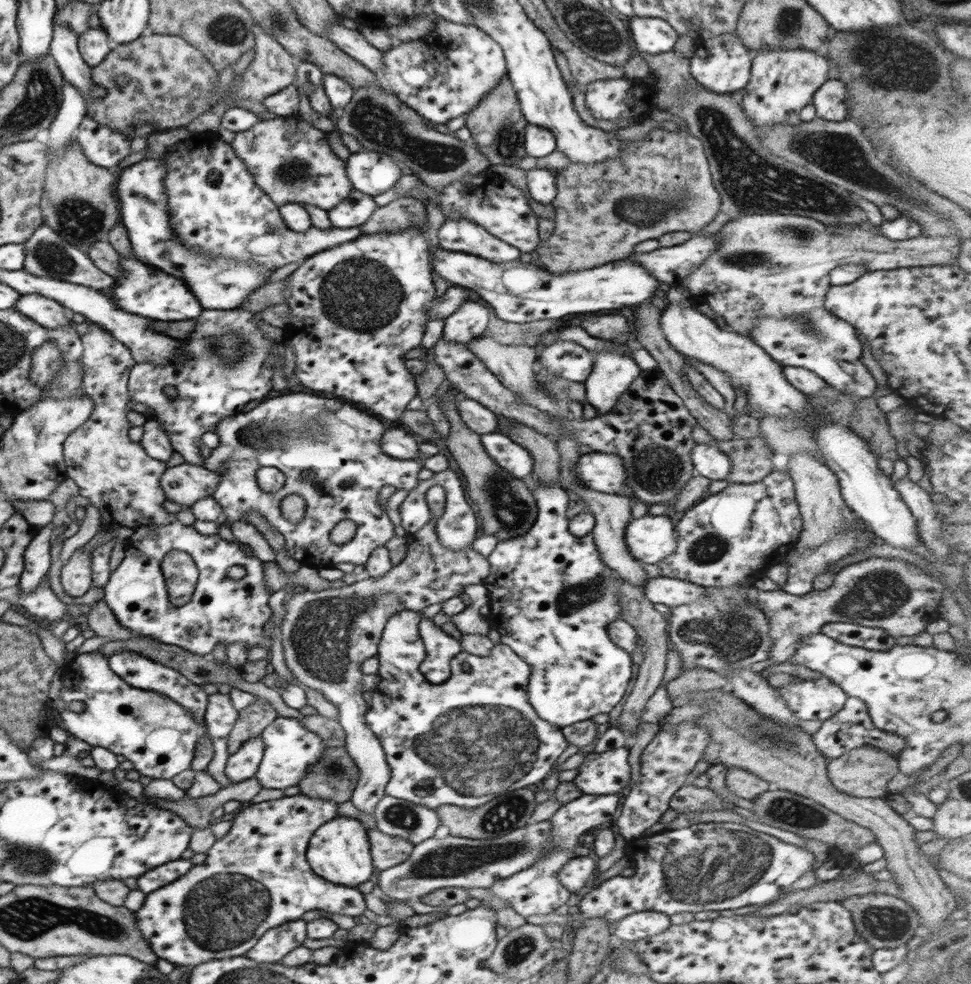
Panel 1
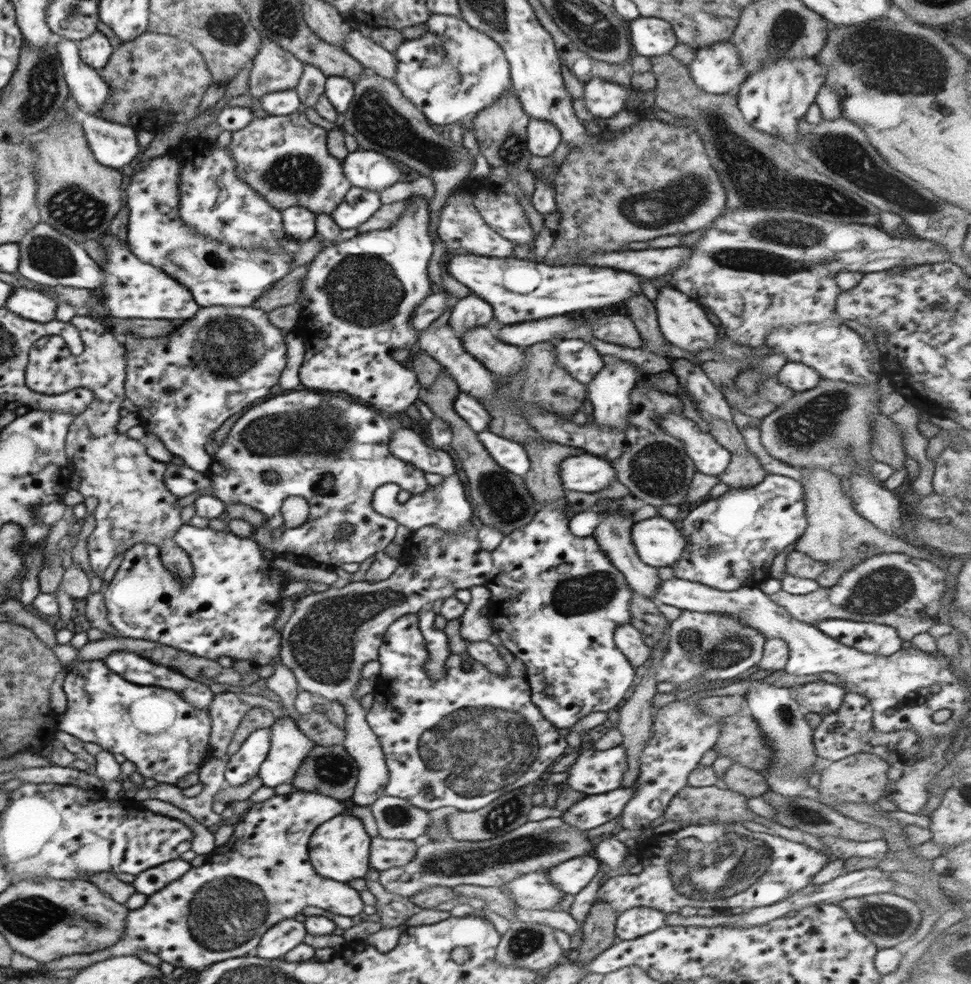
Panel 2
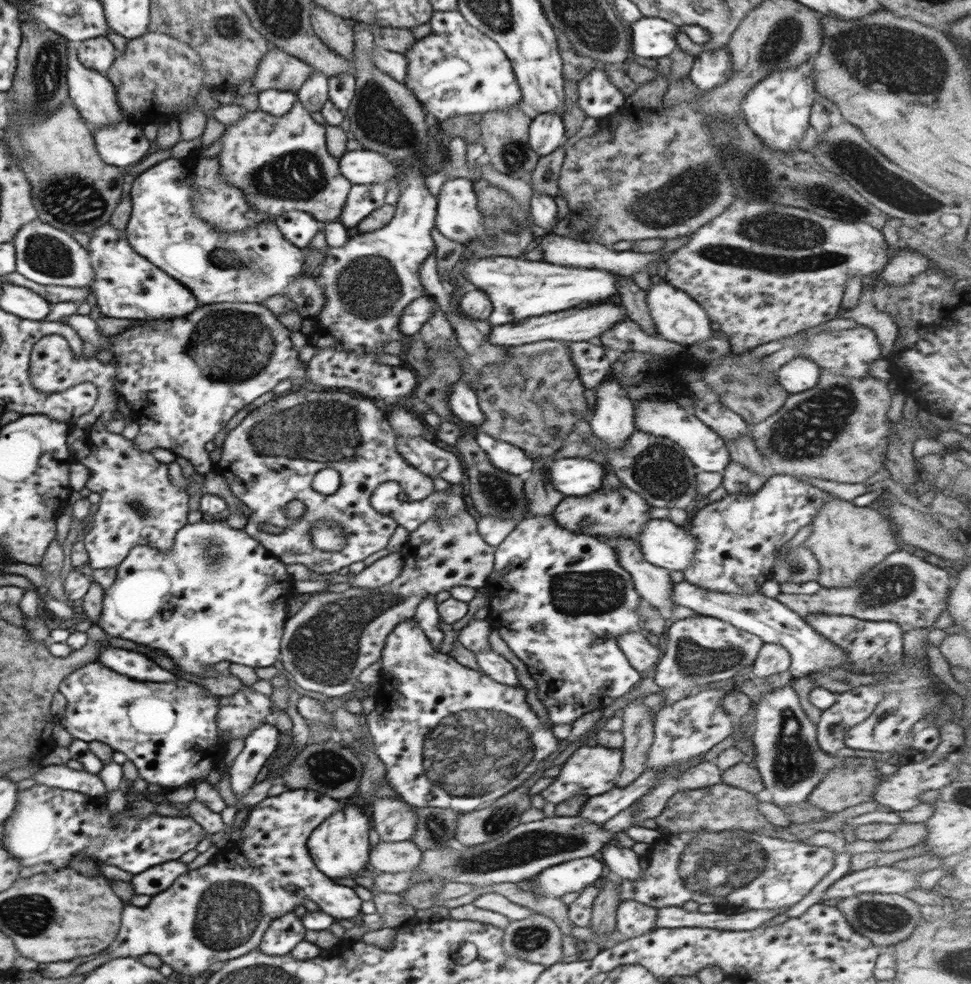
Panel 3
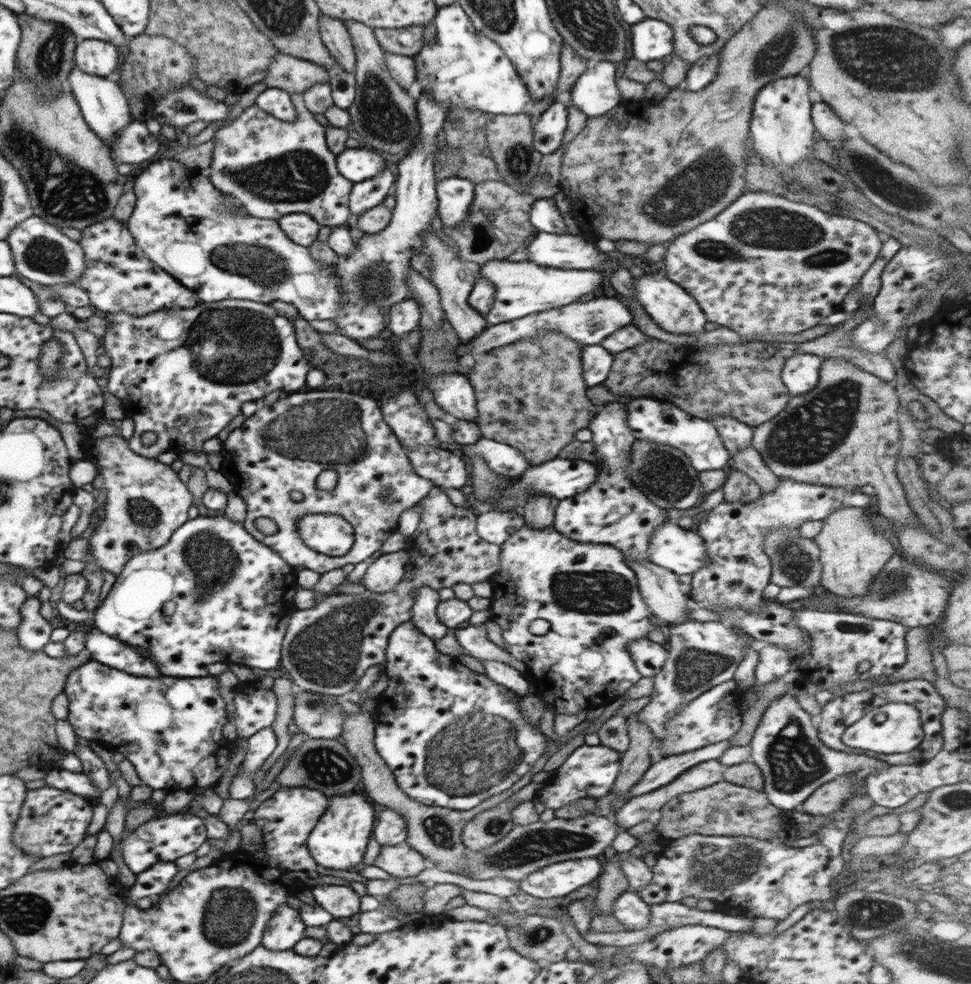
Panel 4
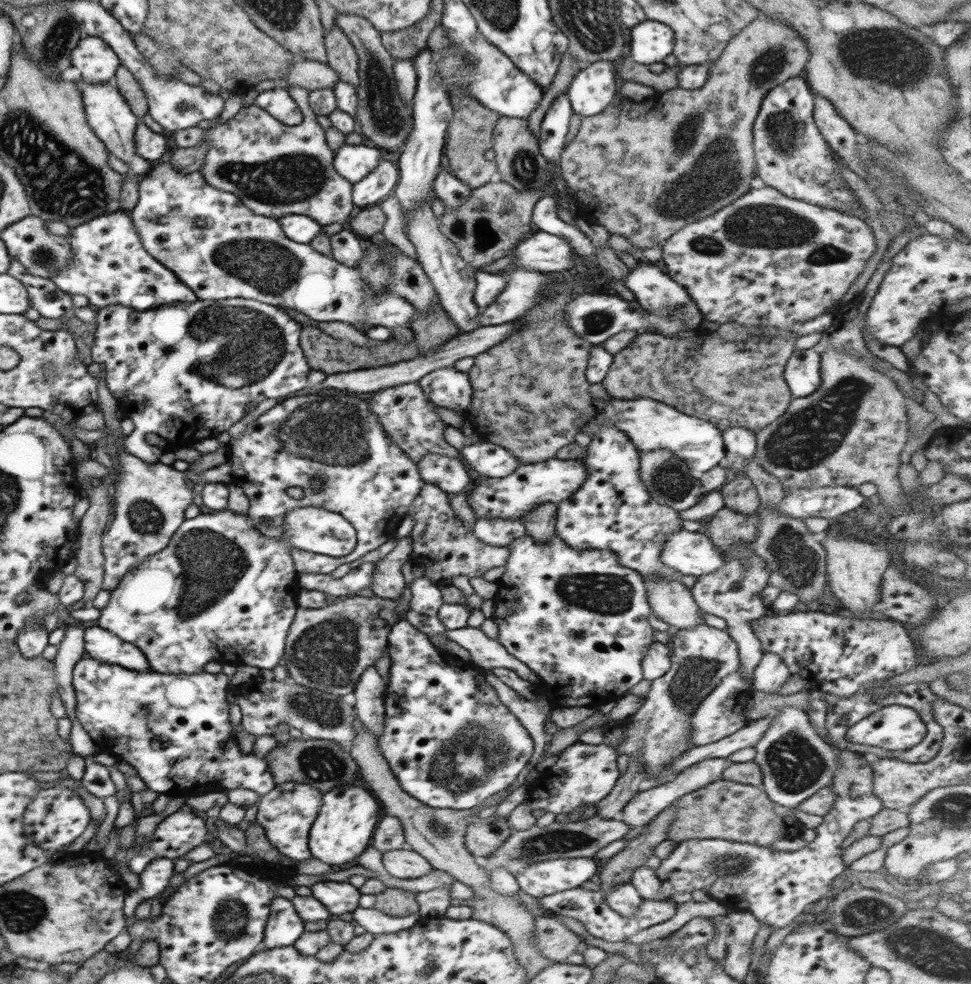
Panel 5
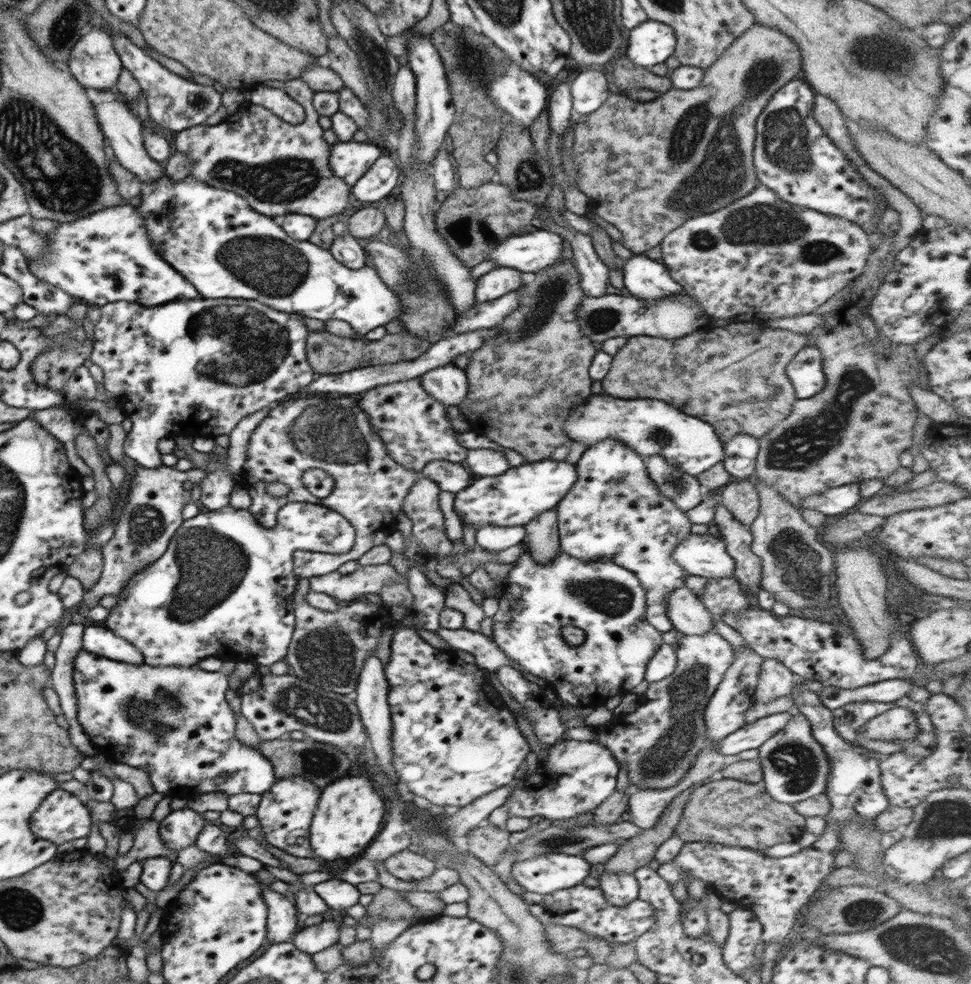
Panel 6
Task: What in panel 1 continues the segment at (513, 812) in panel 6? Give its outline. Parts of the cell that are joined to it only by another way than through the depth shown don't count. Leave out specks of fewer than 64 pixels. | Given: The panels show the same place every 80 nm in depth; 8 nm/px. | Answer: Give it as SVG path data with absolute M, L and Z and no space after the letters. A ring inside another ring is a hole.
M629 745L606 752L584 751L586 760L573 780L584 795L626 792L630 780Z

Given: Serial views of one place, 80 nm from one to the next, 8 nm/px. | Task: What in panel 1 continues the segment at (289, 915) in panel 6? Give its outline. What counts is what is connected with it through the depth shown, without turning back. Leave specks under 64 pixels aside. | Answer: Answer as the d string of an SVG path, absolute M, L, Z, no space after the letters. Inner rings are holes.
M294 920L268 930L245 955L256 963L281 963L292 950L303 946L307 938L307 923Z

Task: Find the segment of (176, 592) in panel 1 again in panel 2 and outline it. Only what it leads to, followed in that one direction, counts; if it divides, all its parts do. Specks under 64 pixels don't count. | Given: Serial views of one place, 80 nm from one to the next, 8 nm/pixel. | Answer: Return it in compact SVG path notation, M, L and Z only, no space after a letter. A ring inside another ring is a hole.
M90 315L75 316L70 321L81 334L83 340L83 351L80 356L74 356L60 336L46 336L32 345L29 352L29 361L25 372L25 383L36 392L54 394L62 393L73 388L88 388L92 391L93 401L81 415L75 416L74 423L70 426L65 439L65 452L68 465L76 475L80 477L80 486L77 492L86 498L98 499L98 505L94 511L96 527L87 537L90 566L96 576L102 578L102 573L109 564L120 554L132 548L134 544L154 544L160 550L160 556L164 567L178 577L183 577L185 584L193 579L195 568L190 564L190 558L173 541L174 533L184 523L180 517L182 509L174 507L179 500L174 497L166 485L164 485L164 474L167 470L166 463L153 460L146 453L146 448L141 441L133 440L128 435L120 434L116 427L120 422L120 409L125 399L124 381L126 378L126 353L122 339L107 331L103 323L96 321Z

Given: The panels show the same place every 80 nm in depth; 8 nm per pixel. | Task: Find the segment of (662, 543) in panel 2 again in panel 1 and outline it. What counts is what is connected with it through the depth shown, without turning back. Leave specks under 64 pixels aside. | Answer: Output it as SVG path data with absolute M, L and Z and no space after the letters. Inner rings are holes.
M644 515L628 521L625 541L632 557L640 563L660 564L676 552L677 532L667 515Z

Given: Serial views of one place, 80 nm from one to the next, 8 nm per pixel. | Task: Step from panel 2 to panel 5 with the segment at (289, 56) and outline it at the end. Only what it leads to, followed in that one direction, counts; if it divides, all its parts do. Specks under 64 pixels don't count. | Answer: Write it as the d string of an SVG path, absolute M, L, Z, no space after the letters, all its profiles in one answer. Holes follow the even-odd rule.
M299 58L291 65L284 79L288 89L295 85L313 91L334 88L339 83L338 74L327 63Z

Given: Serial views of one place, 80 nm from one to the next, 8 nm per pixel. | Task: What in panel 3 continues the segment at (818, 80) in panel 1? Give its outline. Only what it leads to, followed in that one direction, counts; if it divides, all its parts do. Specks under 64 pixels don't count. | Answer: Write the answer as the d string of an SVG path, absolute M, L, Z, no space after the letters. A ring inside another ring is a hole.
M812 60L799 64L798 68L782 68L772 72L766 79L752 86L743 98L741 112L747 125L764 141L764 144L774 151L787 157L786 151L799 149L799 142L809 125L811 106L816 89L814 87L814 72Z

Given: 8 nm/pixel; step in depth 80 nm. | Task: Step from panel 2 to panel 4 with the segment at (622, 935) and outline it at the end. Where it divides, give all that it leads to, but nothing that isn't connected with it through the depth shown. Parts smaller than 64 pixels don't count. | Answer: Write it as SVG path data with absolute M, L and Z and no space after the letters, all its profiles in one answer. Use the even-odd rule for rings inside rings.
M630 889L616 898L612 905L613 916L630 931L644 930L650 923L650 905Z

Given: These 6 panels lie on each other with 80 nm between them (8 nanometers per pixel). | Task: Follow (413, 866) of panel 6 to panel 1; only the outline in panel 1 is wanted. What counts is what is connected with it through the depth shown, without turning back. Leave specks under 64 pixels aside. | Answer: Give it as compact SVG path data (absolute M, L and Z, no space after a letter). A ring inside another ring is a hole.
M376 827L367 831L371 844L373 865L380 871L403 863L413 851L409 840L393 837L380 832Z

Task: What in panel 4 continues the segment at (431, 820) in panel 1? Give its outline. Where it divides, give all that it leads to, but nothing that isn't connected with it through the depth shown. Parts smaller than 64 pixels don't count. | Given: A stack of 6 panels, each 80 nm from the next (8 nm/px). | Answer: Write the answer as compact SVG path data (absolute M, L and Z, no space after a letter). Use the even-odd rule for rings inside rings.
M381 808L376 818L376 827L373 828L373 835L381 846L394 846L404 843L407 839L406 819L396 810Z

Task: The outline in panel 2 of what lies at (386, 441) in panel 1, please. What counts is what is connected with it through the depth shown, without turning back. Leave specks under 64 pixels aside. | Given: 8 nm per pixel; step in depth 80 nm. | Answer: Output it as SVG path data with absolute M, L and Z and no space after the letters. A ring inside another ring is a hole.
M404 428L392 433L392 438L390 438L390 453L403 462L419 468L424 473L433 472L446 478L448 476L456 476L456 467L454 467L455 464L452 456L443 452L440 448L433 447L426 436L417 429Z

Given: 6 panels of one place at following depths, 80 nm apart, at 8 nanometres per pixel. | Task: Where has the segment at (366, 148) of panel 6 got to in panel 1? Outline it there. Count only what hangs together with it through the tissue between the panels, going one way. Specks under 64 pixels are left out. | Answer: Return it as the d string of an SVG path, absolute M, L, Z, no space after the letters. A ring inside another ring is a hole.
M366 150L349 156L346 172L353 188L368 196L384 194L395 186L402 174L391 156Z

